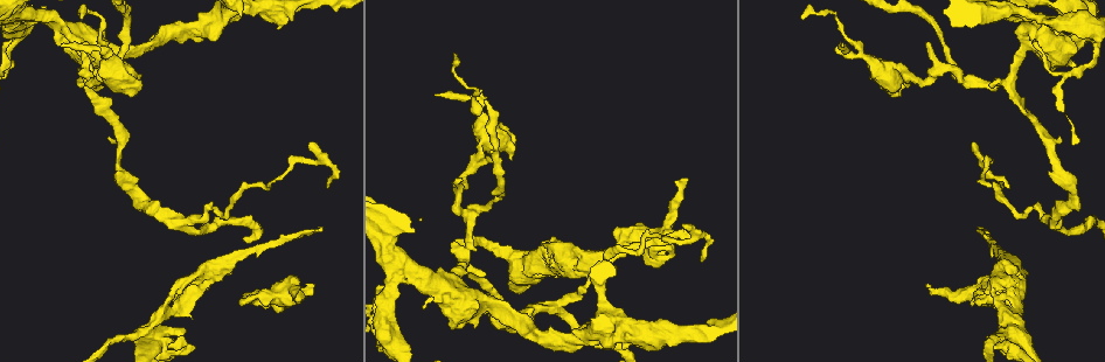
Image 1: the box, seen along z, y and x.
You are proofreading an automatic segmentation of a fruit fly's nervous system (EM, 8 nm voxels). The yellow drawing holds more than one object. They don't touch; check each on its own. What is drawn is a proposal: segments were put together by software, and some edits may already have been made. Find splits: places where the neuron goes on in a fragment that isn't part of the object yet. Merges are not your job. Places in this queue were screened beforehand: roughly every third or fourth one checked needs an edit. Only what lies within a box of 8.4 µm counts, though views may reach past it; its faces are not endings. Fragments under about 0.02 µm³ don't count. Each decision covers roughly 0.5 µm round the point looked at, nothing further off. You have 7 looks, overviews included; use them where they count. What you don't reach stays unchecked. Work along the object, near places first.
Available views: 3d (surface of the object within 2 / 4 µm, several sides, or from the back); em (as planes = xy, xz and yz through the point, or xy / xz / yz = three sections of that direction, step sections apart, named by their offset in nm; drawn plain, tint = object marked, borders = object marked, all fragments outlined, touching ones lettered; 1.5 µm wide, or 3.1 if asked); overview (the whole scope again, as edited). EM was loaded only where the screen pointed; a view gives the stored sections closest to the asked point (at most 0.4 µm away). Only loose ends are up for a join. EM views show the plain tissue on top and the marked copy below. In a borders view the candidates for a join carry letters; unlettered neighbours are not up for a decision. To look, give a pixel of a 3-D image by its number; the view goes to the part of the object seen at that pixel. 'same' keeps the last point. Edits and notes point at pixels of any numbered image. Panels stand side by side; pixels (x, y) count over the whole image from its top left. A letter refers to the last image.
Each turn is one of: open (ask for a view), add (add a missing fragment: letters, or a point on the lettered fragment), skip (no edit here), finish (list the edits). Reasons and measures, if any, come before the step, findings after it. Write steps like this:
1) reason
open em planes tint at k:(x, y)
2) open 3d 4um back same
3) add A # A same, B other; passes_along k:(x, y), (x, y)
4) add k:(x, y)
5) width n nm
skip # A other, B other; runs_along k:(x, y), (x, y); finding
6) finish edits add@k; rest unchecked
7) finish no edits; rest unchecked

branch stops here
open em yz step 4 tint at 1:(477, 86)

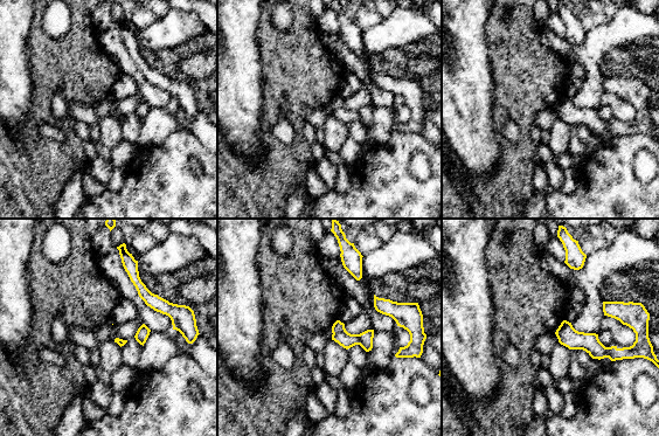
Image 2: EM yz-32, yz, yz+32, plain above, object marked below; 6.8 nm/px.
cut it another way
open em xz step 4 borders same

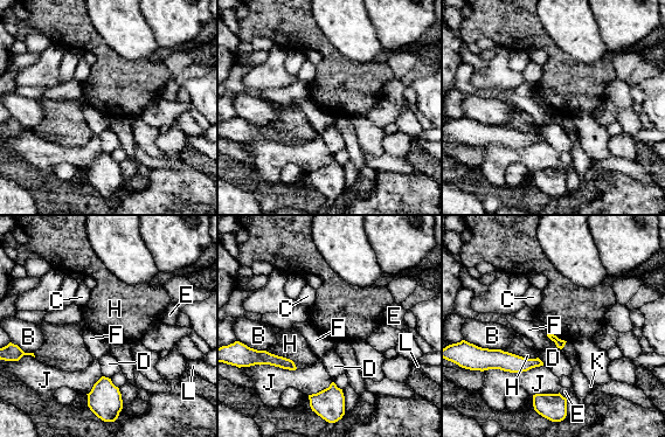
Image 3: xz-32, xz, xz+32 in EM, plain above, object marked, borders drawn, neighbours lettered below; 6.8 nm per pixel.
skip # B other, C other, D other, E other, F other, H other, J other, K other, L other; none of them fits

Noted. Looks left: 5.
free end
open em planes tint at 1:(87, 42)

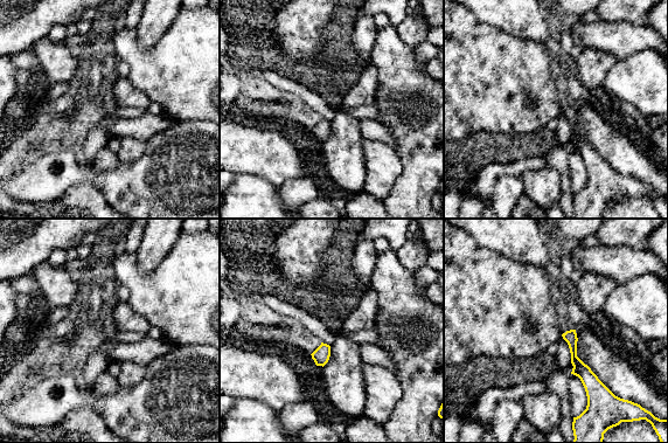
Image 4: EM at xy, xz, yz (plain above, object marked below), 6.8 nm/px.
open em planes borders same

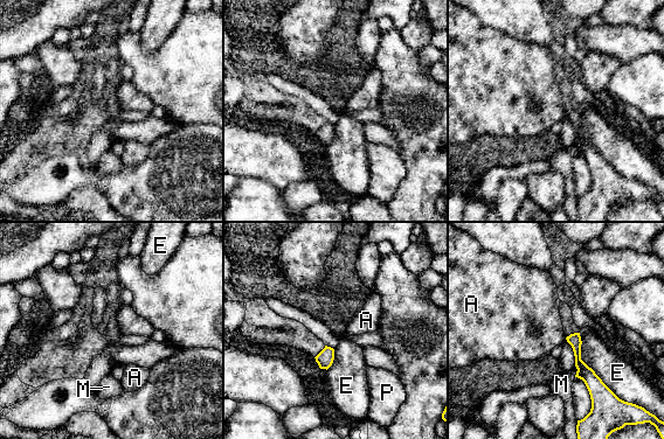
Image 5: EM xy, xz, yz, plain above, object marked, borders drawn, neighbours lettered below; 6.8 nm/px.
skip # A other, E other, M other, P other; runs_along 5:(573, 336), (599, 399); none of them fits

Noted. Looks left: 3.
open 3d 4um at 1:(320, 230)

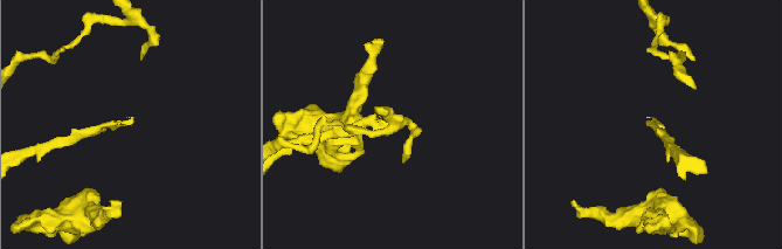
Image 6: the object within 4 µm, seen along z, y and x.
shape alone is not enough
open em planes borders at 6:(655, 119)

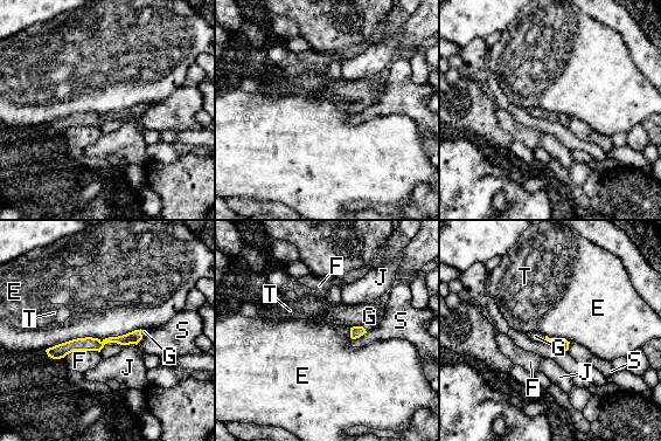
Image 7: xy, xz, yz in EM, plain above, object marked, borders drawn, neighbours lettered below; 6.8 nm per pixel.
add G # E other, F other, G same, J other, S other, T other; passes_along 7:(355, 331), (359, 326), (369, 316); it goes on there

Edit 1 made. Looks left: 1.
finish edits add@7; rest unchecked

